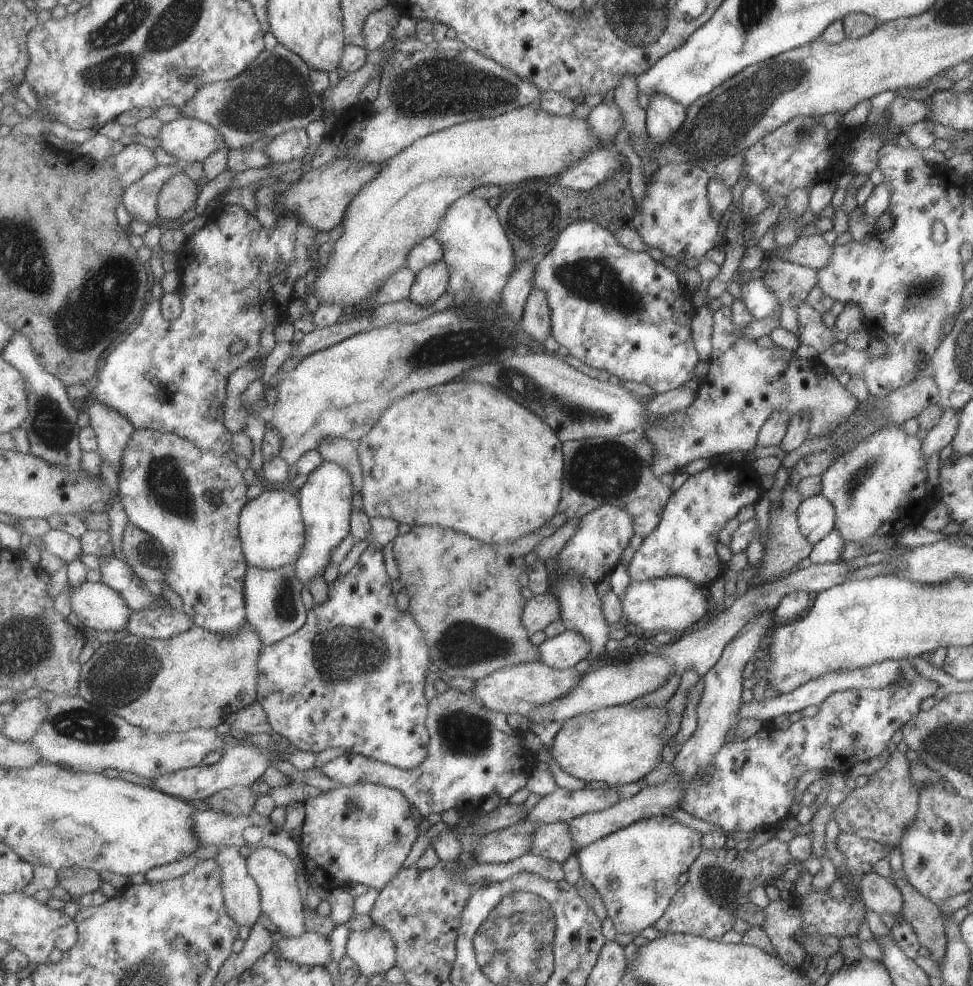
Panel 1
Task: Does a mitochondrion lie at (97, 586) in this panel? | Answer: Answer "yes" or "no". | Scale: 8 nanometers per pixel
no

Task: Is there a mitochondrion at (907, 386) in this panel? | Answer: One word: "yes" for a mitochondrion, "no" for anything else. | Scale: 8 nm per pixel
no

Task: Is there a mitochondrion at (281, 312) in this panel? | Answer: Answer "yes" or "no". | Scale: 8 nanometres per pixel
no

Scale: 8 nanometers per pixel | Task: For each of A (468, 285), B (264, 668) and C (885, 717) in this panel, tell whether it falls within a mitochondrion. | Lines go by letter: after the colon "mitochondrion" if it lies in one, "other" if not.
A: mitochondrion
B: other
C: other

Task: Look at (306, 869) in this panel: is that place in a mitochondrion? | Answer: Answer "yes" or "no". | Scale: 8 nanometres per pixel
no

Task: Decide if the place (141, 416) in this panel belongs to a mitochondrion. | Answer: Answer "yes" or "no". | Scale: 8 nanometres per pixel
no

